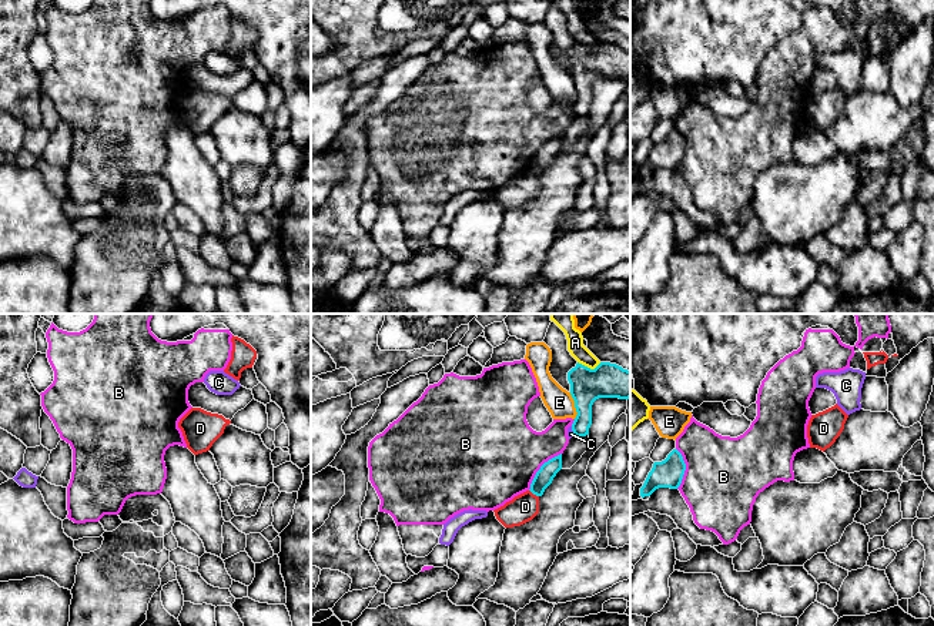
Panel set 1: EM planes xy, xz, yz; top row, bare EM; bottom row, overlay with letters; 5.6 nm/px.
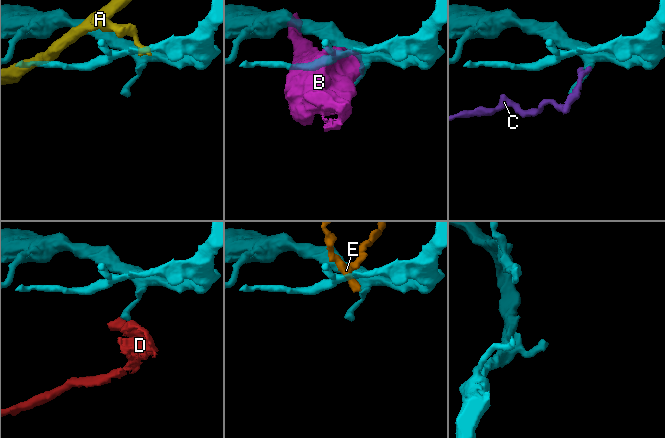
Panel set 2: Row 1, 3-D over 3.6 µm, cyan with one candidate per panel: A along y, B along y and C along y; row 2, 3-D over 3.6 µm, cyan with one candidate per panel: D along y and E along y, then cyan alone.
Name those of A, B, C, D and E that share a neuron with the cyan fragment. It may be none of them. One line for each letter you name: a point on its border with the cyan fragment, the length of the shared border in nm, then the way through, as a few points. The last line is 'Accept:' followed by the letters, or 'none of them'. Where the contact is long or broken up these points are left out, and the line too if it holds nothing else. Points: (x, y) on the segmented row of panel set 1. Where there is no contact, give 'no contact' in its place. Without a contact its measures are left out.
Accept: none of them

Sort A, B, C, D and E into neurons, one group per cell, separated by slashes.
A / B / C E / D

